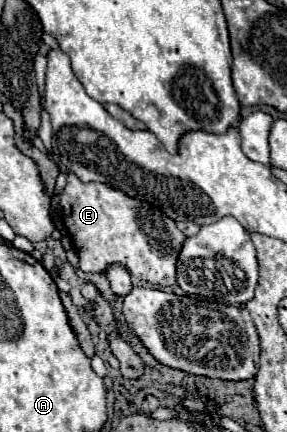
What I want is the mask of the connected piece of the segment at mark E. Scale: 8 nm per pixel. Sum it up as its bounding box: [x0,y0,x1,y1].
[59,172,187,286]

